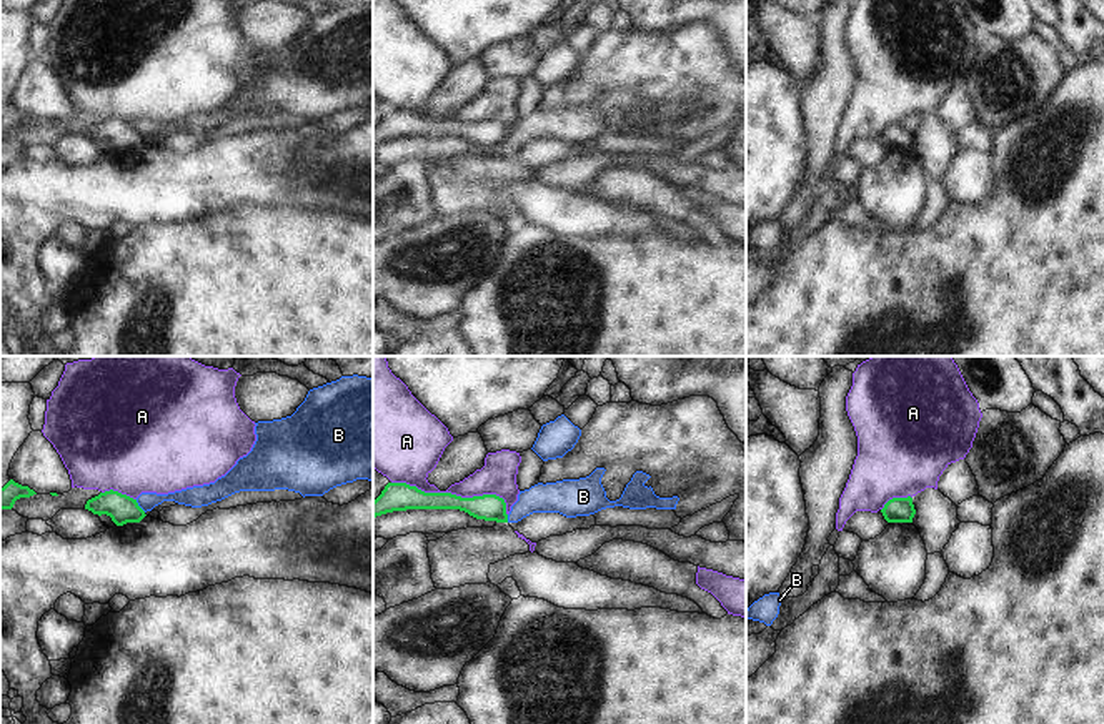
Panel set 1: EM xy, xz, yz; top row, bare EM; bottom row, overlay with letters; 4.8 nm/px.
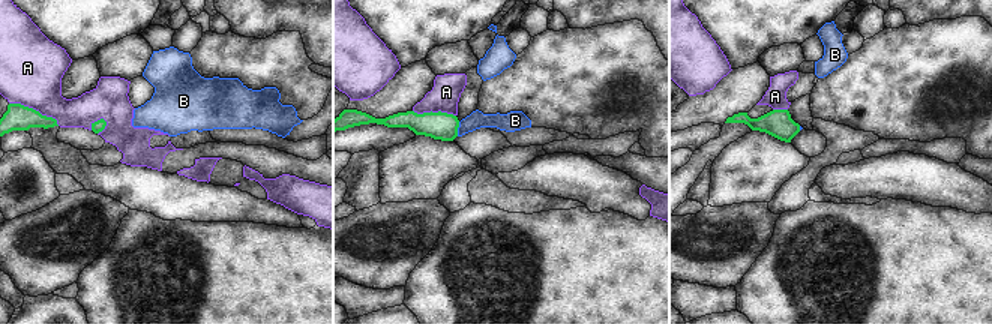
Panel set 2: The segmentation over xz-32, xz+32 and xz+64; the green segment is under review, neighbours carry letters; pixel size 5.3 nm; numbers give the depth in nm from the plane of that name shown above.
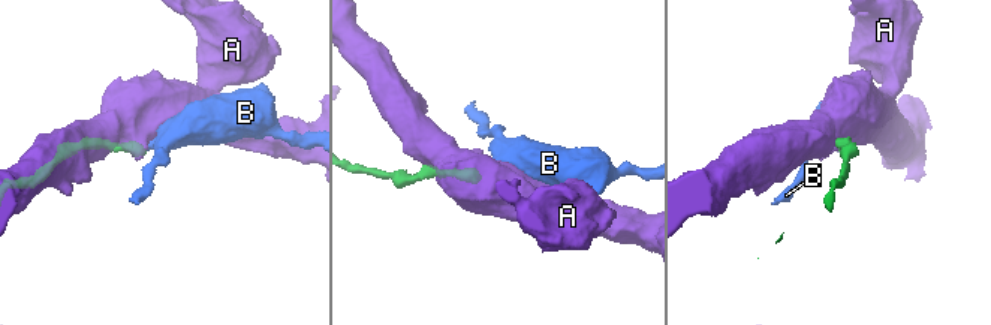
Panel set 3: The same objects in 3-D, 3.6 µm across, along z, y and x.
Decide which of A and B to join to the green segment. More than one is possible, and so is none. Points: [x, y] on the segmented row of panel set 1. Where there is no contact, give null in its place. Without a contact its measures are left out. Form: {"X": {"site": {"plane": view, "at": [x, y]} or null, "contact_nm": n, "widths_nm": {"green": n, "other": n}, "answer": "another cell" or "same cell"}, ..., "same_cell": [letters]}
{"A": {"site": {"plane": "xz", "at": [455, 495]}, "contact_nm": 600, "widths_nm": {"green": 130, "other": 180}, "answer": "another cell"}, "B": {"site": {"plane": "xy", "at": [139, 506]}, "contact_nm": 80, "widths_nm": {"green": 140, "other": 90}, "answer": "another cell"}, "same_cell": []}

